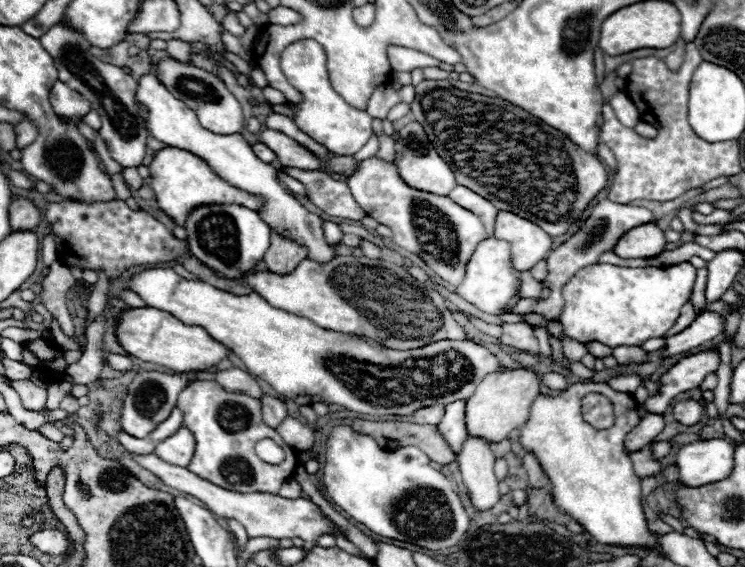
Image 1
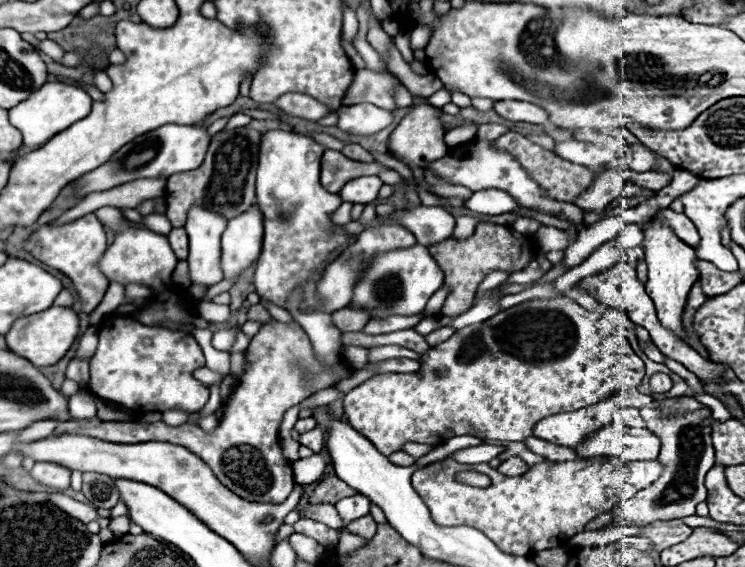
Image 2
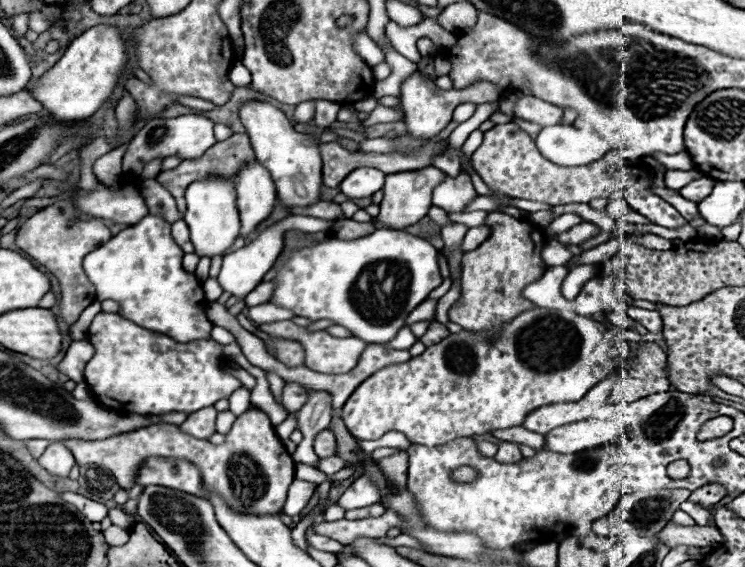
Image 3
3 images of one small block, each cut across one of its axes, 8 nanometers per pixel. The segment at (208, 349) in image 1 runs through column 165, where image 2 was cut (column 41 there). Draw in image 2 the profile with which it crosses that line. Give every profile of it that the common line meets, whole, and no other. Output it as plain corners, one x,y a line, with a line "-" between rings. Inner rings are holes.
52,306
44,312
18,318
6,334
6,344
14,354
30,360
34,366
40,368
40,366
52,366
60,358
64,358
76,336
78,336
78,314
72,308

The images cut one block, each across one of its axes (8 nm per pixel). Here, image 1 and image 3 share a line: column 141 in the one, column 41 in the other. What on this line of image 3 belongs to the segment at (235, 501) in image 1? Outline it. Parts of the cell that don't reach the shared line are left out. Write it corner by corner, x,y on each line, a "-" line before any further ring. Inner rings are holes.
52,442
46,452
38,458
38,462
54,476
68,476
70,468
76,464
72,452
62,442

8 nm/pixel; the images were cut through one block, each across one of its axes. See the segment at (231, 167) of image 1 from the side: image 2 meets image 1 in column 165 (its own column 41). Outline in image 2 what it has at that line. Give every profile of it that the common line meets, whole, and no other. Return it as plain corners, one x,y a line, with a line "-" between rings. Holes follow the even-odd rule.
48,80
40,90
32,92
24,102
10,108
10,122
22,132
24,146
38,146
48,142
58,132
66,130
86,114
90,114
92,98
78,86
64,84
60,80

